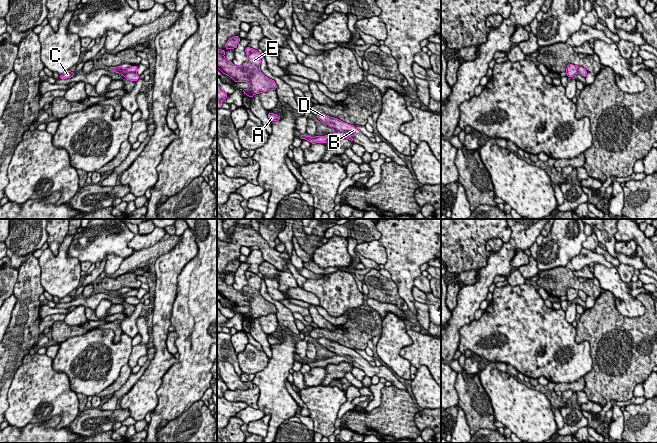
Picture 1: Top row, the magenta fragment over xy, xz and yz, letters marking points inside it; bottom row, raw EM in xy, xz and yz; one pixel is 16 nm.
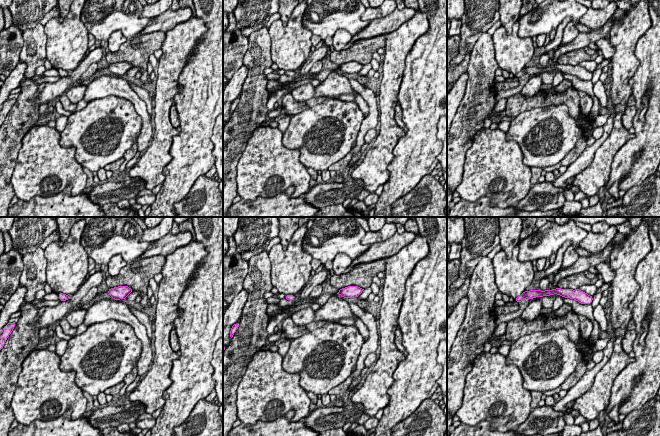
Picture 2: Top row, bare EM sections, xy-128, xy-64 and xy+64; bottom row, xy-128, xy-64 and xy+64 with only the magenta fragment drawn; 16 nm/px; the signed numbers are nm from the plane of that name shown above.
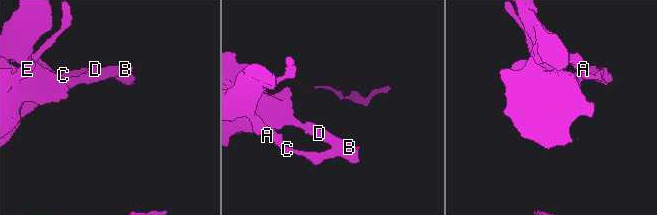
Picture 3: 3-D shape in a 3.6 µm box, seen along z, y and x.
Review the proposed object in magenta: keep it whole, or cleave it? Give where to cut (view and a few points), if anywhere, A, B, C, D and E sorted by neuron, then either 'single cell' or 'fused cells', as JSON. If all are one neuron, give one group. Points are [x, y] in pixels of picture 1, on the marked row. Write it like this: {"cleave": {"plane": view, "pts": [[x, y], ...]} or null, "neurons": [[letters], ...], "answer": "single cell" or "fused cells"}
{"cleave": {"plane": "xy", "pts": [[117, 67], [123, 73], [134, 72]]}, "neurons": [["A", "C"], ["B", "D", "E"]], "answer": "fused cells"}

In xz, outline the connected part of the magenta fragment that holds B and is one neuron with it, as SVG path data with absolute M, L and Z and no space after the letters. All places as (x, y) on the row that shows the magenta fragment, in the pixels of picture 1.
M324 113L318 114L316 115L316 117L321 122L333 128L335 131L343 133L351 132L351 133L361 134L361 131L357 129L354 125L347 124L341 120L338 120L337 118L329 117Z

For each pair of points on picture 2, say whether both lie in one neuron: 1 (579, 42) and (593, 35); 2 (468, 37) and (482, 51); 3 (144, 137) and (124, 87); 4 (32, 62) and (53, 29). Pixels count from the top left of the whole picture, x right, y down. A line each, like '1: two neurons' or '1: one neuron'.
1: one neuron
2: two neurons
3: one neuron
4: two neurons

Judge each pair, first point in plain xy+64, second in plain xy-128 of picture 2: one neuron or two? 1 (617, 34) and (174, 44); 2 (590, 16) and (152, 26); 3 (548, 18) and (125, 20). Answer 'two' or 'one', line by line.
1: one
2: two
3: one

